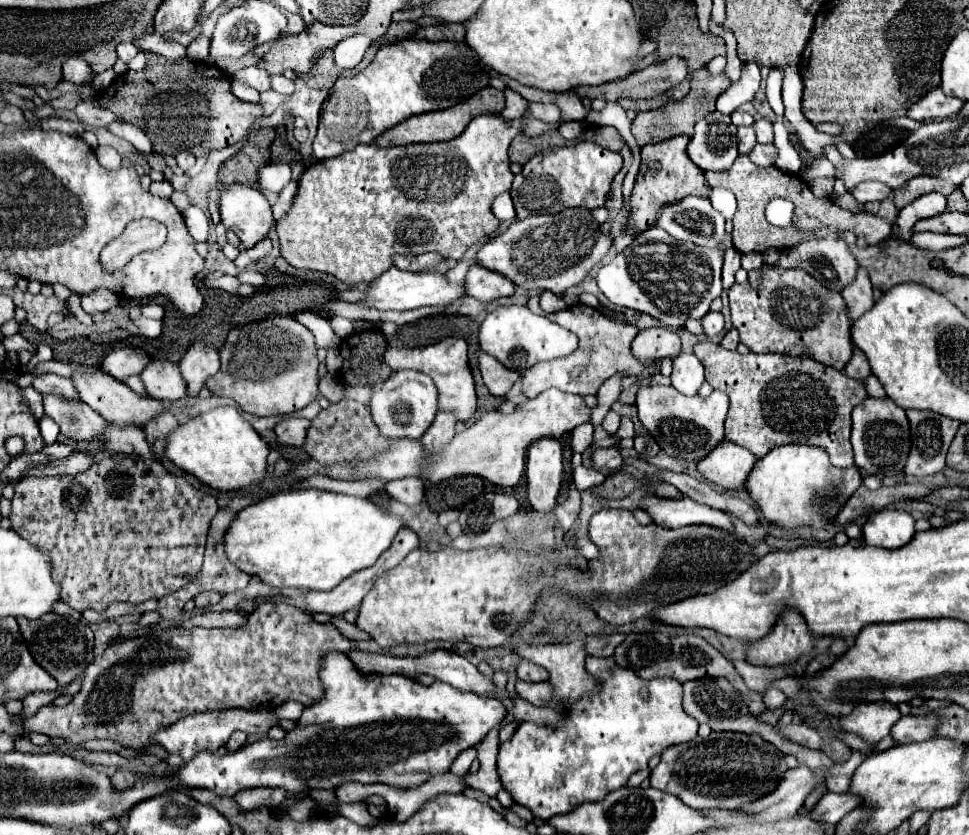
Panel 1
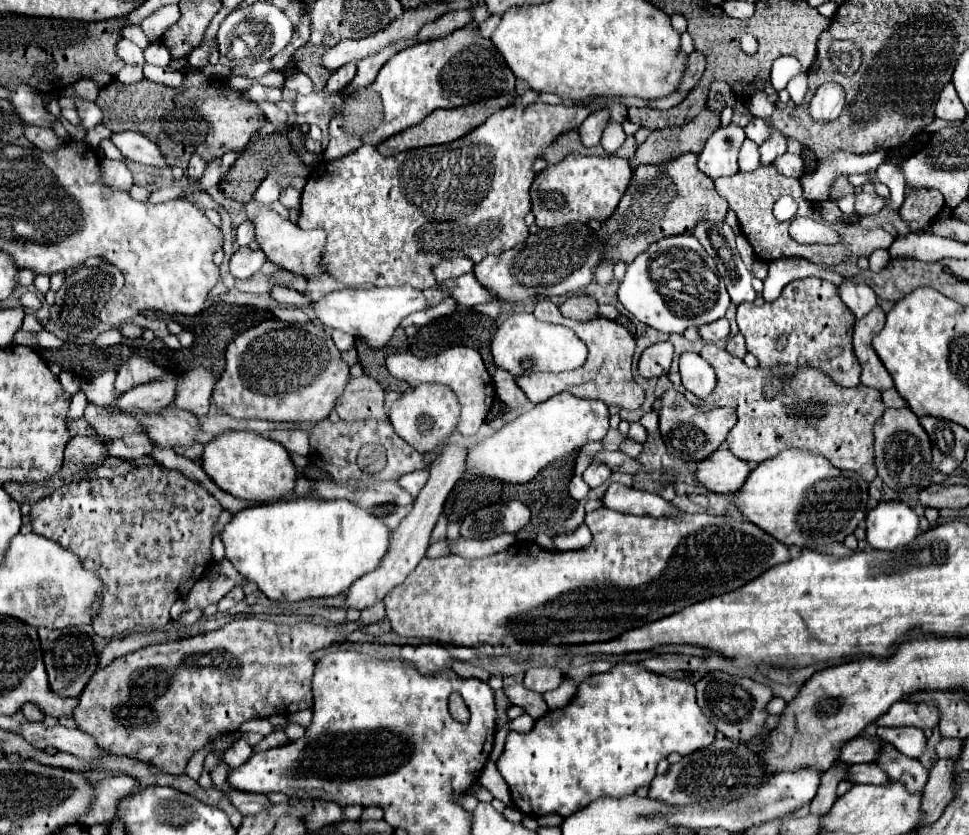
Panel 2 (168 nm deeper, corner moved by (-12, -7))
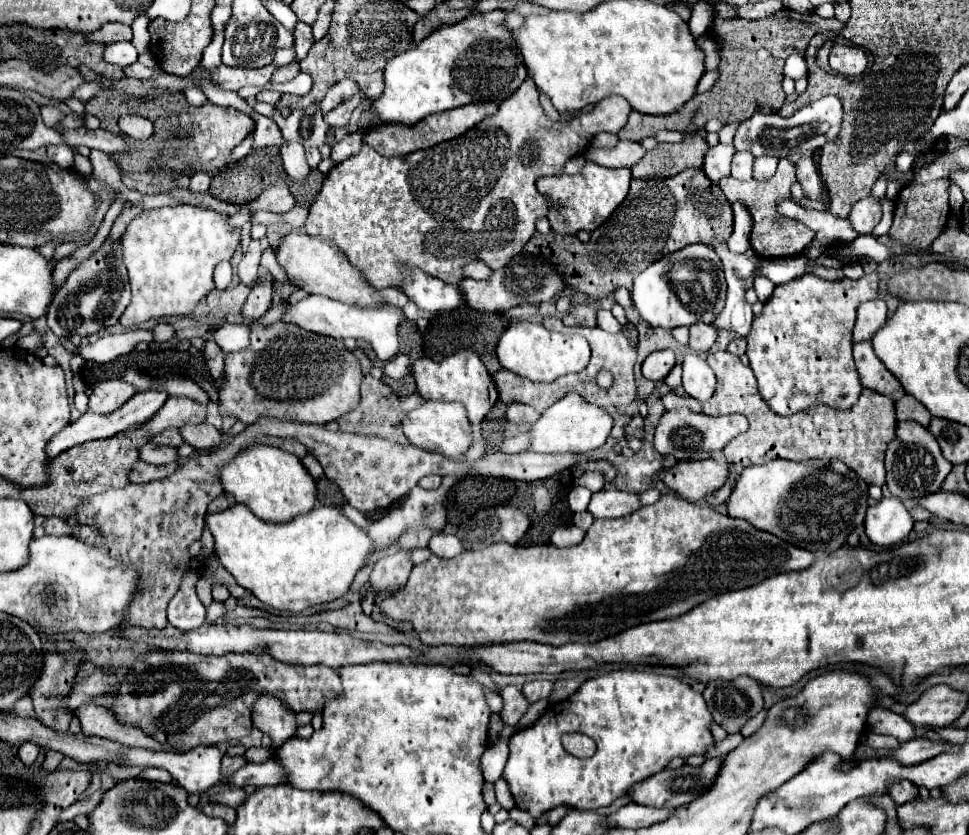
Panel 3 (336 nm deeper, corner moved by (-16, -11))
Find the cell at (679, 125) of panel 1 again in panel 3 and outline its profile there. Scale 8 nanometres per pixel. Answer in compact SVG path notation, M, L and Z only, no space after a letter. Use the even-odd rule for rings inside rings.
M704 131L688 133L680 143L658 143L632 167L632 177L672 177L686 167L702 167L706 151L708 143Z

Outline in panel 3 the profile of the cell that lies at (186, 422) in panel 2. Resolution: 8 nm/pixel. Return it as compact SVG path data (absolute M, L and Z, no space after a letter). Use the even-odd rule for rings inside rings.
M200 423L200 425L186 425L180 427L180 435L184 439L184 443L192 445L198 451L204 449L214 449L216 445L222 443L222 435L216 427L208 425L208 423Z

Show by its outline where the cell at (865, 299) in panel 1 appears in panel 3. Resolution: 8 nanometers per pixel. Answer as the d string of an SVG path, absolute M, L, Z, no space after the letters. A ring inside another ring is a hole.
M872 341L854 343L854 361L856 361L856 369L860 373L860 383L864 387L868 387L880 395L886 395L892 401L898 401L906 395L902 391L902 385L898 383L898 379L876 357L876 353L872 349Z

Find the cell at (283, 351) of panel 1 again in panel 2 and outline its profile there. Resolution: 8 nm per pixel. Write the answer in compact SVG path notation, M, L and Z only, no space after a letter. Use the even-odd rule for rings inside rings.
M266 319L248 331L240 333L226 347L226 369L214 387L214 403L220 411L236 419L266 419L266 421L322 421L334 409L336 399L342 395L350 379L350 367L342 361L330 333L314 323L286 323L280 319Z

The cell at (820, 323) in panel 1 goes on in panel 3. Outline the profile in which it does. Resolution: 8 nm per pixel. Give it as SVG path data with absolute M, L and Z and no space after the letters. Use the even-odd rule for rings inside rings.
M876 271L866 273L858 281L824 281L804 275L774 289L762 313L754 317L746 337L746 355L758 379L760 395L774 413L792 415L816 403L846 409L858 401L862 385L852 359L852 329L858 305L876 297Z

